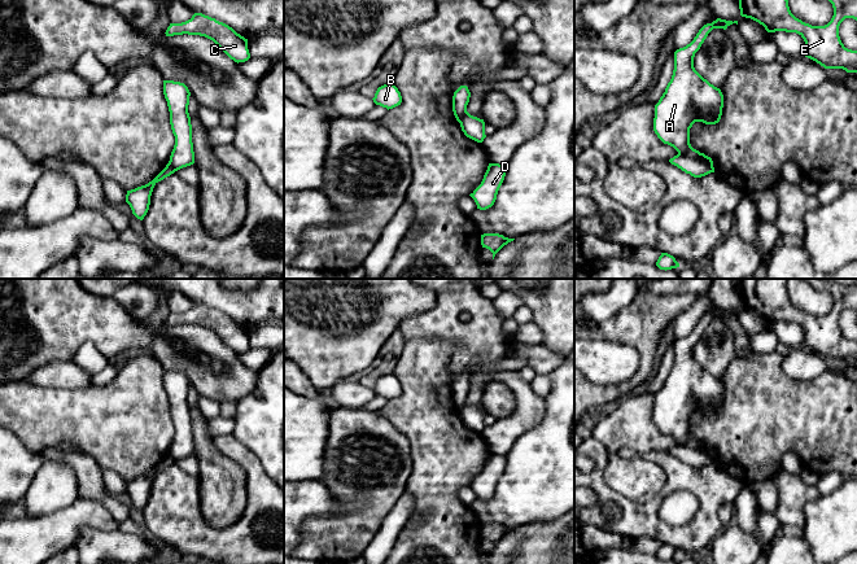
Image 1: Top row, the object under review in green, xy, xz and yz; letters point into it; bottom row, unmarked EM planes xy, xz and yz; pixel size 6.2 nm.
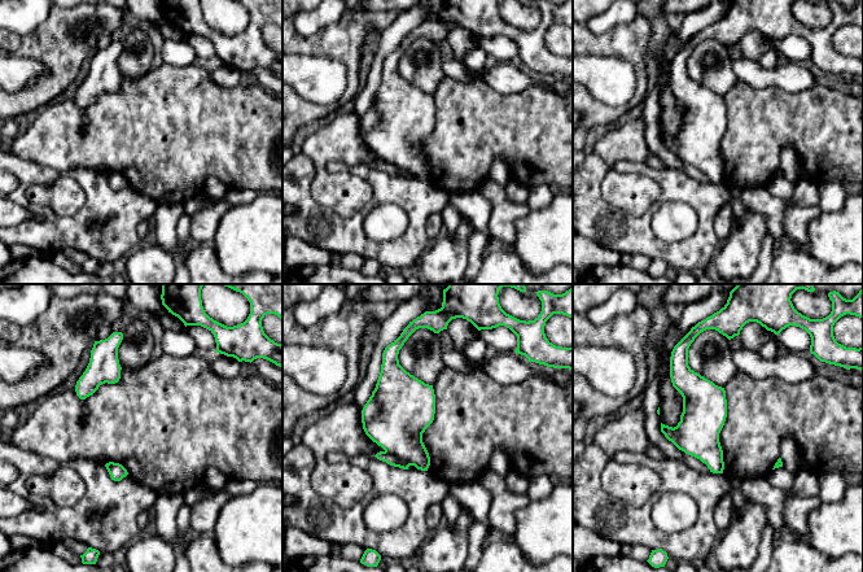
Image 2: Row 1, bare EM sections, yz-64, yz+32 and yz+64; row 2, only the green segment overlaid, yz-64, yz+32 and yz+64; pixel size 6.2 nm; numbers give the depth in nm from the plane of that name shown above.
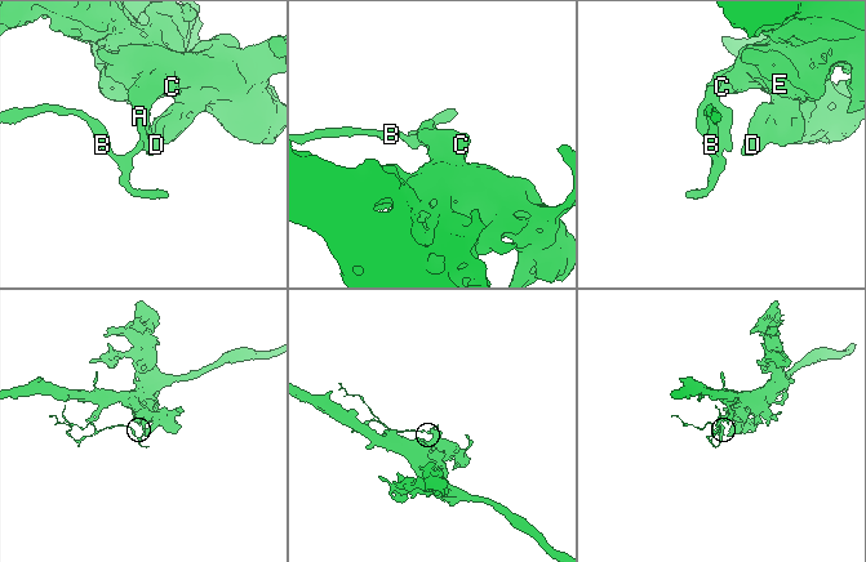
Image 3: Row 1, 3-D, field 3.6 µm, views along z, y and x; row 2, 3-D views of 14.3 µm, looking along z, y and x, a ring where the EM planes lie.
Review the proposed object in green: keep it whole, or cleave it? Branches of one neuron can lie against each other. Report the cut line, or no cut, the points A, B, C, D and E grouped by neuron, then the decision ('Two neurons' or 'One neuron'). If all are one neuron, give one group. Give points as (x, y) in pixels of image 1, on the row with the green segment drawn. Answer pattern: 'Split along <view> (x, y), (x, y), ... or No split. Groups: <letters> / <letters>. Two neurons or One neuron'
Split along yz (678, 153), (702, 160), (712, 171). Groups: A C D E / B. Two neurons

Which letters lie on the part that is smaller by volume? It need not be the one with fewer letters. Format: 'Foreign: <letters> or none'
Foreign: B

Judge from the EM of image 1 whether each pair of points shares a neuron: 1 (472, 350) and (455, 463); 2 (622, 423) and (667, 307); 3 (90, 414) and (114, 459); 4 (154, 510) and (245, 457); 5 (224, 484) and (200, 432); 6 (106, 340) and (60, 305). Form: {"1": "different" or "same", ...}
{"1": "different", "2": "different", "3": "same", "4": "same", "5": "same", "6": "same"}

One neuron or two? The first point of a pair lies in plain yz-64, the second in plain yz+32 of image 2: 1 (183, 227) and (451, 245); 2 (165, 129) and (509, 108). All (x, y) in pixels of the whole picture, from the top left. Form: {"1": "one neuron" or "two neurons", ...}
{"1": "two neurons", "2": "one neuron"}

